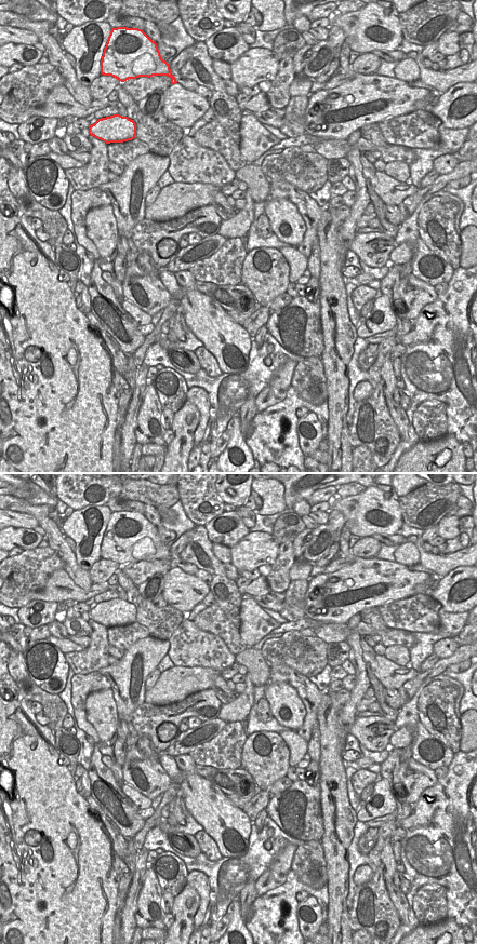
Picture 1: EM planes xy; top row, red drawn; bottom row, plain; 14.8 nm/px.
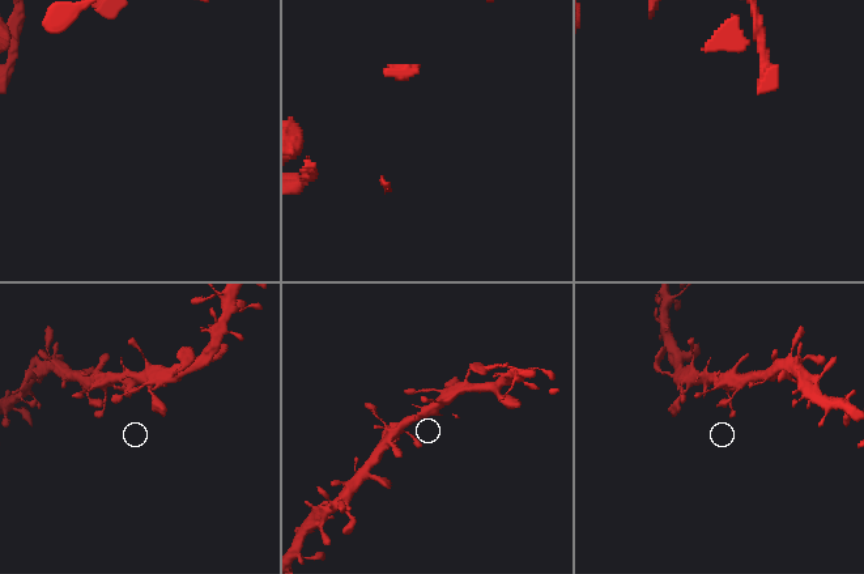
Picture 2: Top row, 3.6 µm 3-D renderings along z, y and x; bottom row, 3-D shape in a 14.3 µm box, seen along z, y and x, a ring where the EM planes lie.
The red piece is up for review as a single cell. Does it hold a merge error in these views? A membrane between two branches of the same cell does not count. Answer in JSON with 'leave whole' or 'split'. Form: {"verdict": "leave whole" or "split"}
{"verdict": "leave whole"}

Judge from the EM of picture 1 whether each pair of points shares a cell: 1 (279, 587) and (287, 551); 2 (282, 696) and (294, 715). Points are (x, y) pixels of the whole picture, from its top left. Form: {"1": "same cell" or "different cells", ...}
{"1": "same cell", "2": "same cell"}

